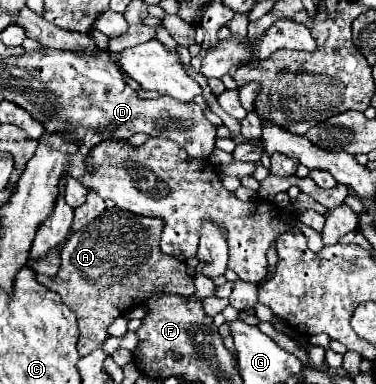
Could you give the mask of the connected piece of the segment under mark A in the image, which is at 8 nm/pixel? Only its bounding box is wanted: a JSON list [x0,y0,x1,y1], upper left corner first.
[38,213,196,357]

